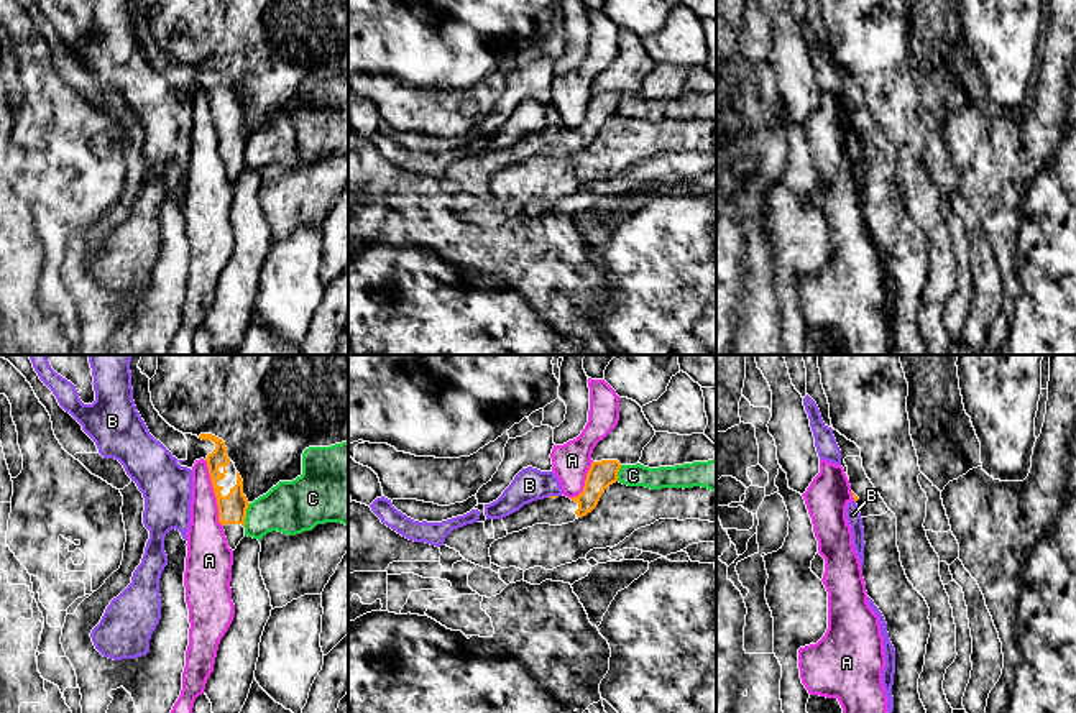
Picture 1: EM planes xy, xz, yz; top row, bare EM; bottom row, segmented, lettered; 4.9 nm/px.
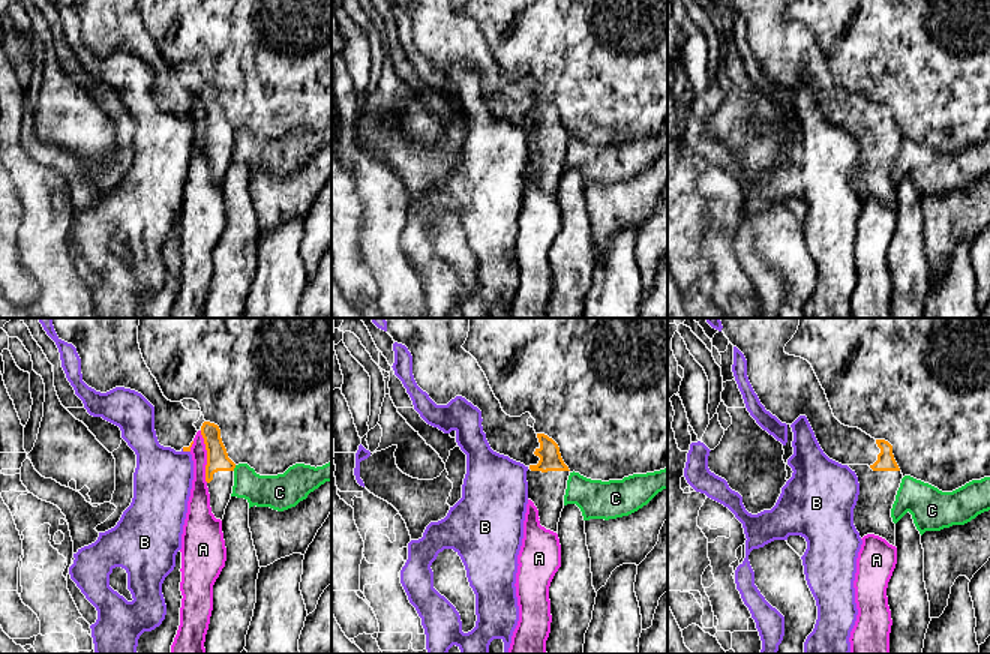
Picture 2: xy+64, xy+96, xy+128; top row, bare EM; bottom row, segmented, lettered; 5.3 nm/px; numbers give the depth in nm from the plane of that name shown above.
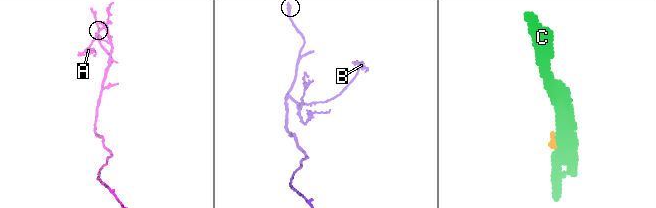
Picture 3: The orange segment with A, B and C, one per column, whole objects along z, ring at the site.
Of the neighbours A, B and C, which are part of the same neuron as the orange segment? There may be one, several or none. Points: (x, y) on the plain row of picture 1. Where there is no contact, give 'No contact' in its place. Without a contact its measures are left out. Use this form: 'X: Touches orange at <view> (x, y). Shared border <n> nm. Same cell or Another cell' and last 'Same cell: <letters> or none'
A: Touches orange at xy (214, 124). Shared border 340 nm. Another cell
B: Touches orange at xz (552, 128). Shared border 60 nm. Another cell
C: Touches orange at xy (245, 147). Shared border 120 nm. Another cell
Same cell: none

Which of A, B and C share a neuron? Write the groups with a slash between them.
A / B / C

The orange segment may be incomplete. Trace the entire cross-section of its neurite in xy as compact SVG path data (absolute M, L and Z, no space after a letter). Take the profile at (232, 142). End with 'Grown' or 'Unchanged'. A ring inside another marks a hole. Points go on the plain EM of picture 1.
M130 0L133 33L149 66L176 89L181 99L192 102L200 90L207 94L212 120L218 138L228 179L237 181L245 169L245 150L250 138L243 126L243 112L227 87L225 74L212 66L182 66L171 59L154 41L149 12L158 0Z. Grown

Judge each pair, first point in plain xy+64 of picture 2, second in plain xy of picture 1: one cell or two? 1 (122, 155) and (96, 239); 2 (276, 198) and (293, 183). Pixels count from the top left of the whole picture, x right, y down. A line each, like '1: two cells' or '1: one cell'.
1: one cell
2: one cell

